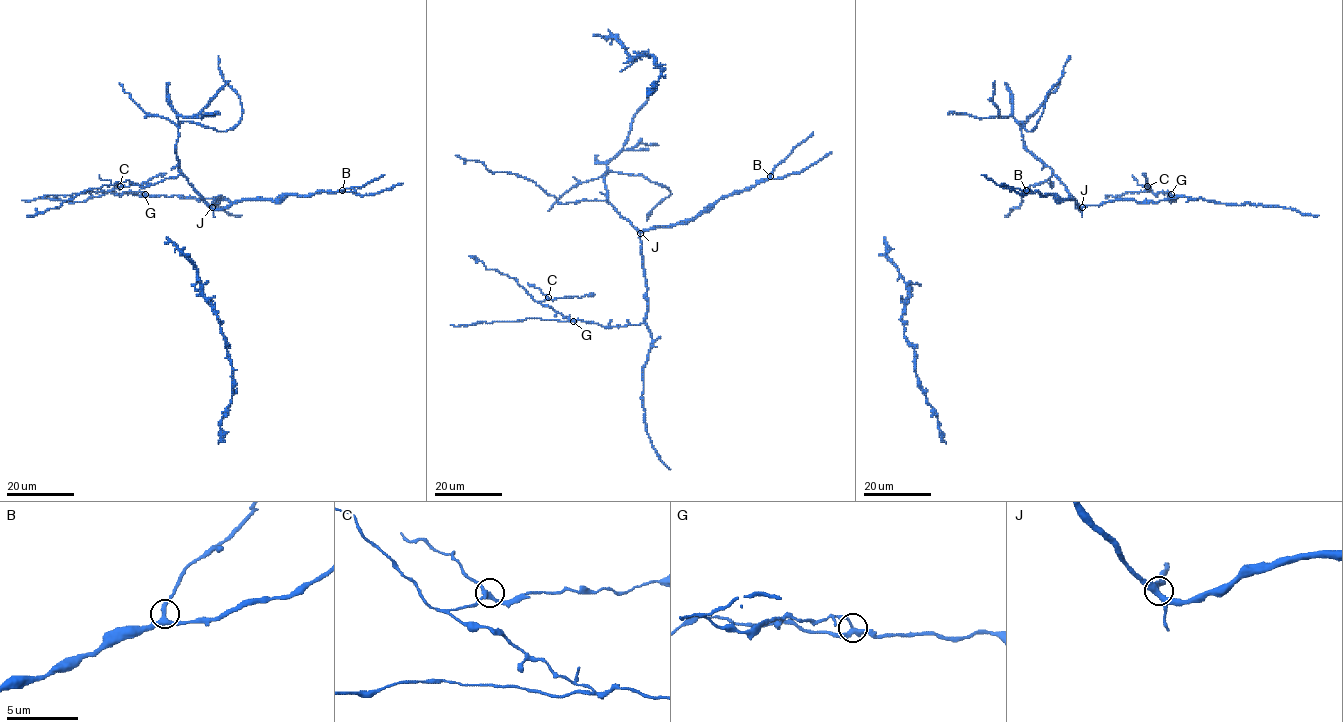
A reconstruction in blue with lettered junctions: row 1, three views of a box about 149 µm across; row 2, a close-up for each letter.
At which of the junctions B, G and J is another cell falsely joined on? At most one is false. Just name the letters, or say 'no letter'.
G

